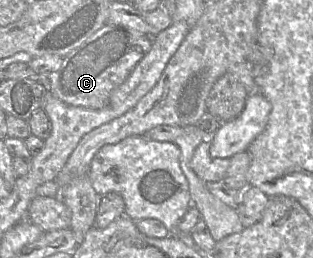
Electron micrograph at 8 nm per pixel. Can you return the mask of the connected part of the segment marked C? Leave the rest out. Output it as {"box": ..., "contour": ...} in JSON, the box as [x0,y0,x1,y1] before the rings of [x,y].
{"box":[48,23,152,109],"contour":[[[106,23],[67,54],[57,71],[48,75],[48,92],[72,106],[101,109],[109,104],[113,90],[125,81],[151,46],[152,37],[134,29]]]}

